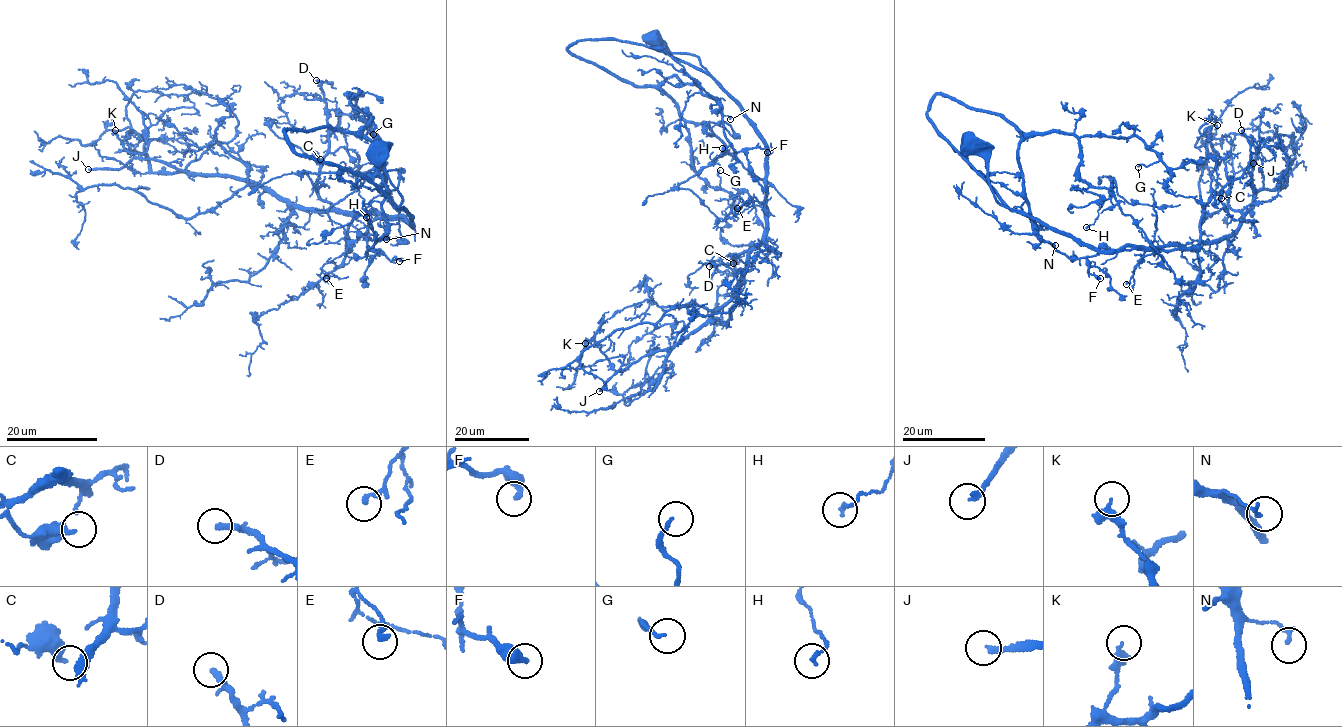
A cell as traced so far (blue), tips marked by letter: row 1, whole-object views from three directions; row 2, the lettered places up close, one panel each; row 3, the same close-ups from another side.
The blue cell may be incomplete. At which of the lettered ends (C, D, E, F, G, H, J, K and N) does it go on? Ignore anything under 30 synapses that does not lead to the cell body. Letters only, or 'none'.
D, J

